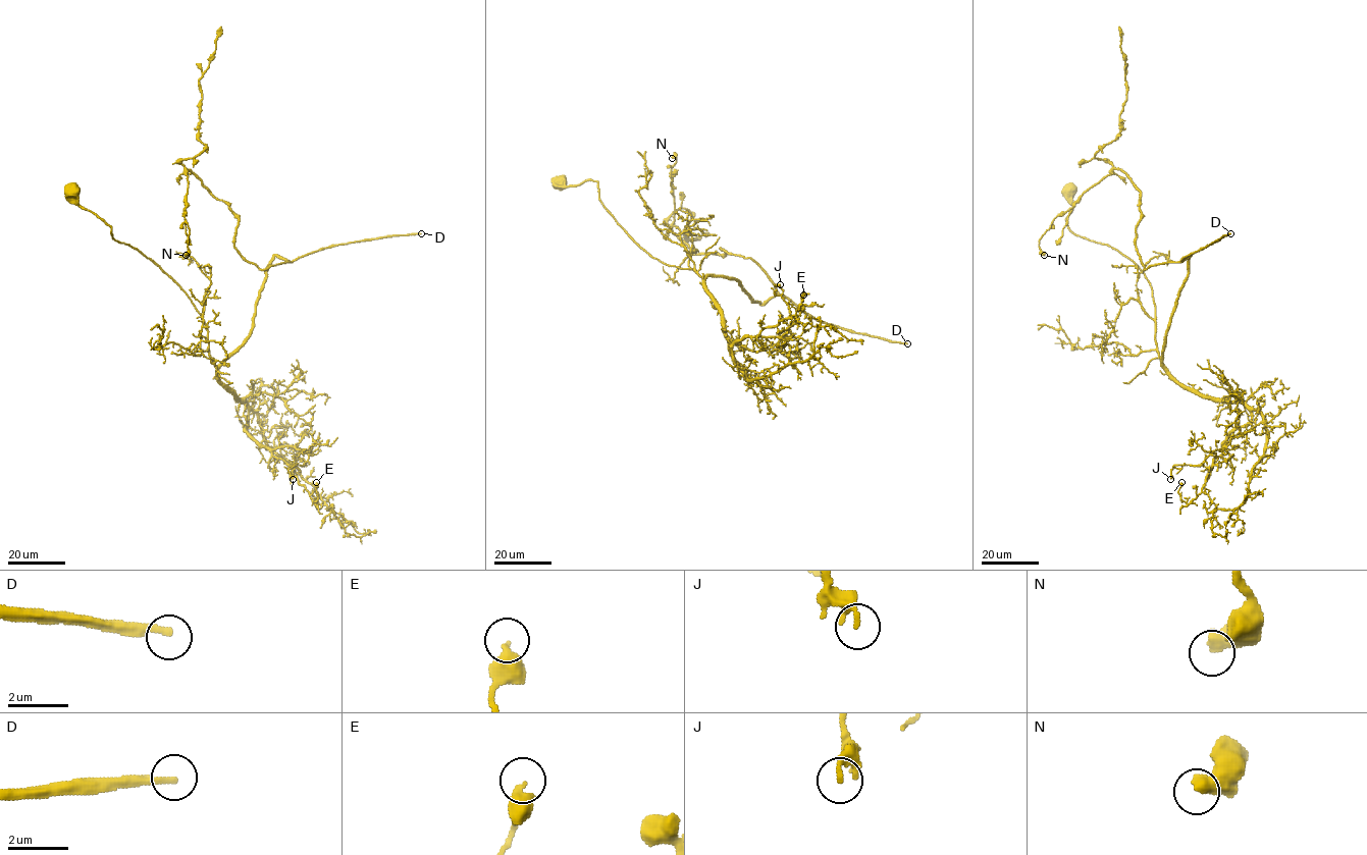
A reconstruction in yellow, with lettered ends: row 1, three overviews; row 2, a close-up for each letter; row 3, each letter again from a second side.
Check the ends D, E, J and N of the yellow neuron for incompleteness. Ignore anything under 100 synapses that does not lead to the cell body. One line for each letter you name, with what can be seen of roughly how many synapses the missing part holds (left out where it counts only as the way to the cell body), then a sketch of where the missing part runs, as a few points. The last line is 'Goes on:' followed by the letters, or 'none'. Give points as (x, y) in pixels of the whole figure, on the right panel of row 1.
D: 350 synapses; course (1230, 233), (1242, 203), (1224, 231), (1096, 257), (1086, 245), (1063, 166), (1099, 103)
Goes on: D

